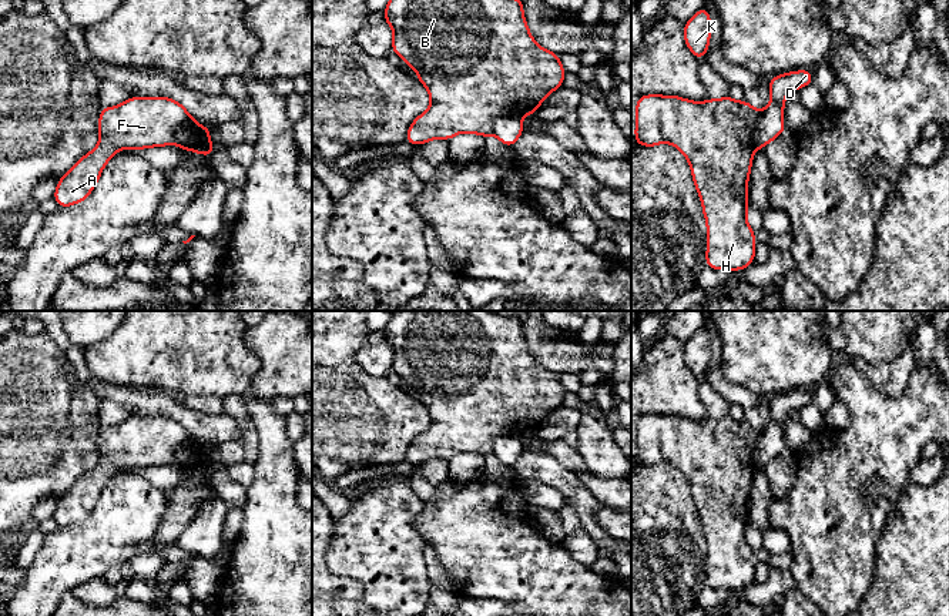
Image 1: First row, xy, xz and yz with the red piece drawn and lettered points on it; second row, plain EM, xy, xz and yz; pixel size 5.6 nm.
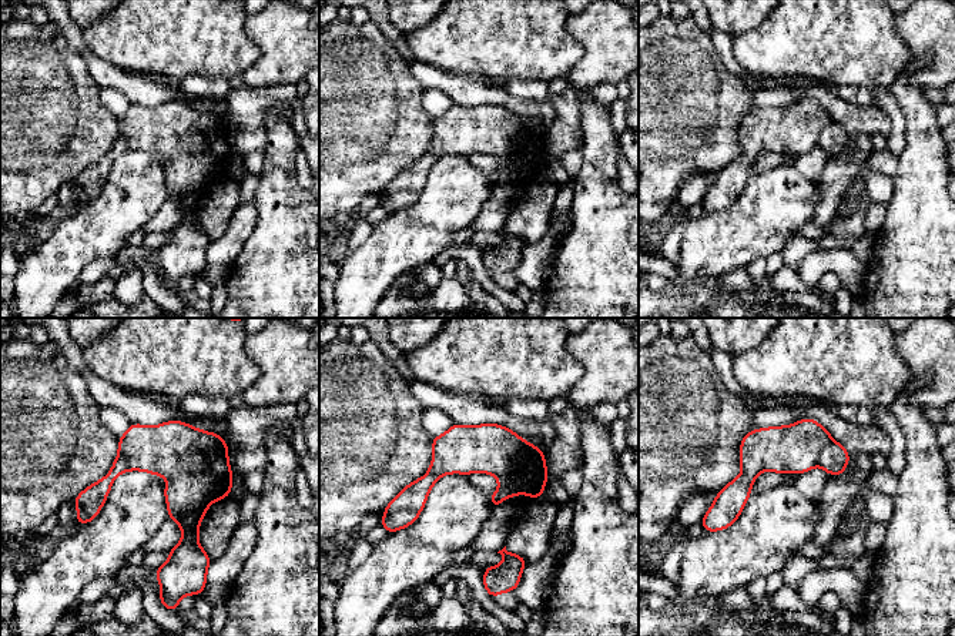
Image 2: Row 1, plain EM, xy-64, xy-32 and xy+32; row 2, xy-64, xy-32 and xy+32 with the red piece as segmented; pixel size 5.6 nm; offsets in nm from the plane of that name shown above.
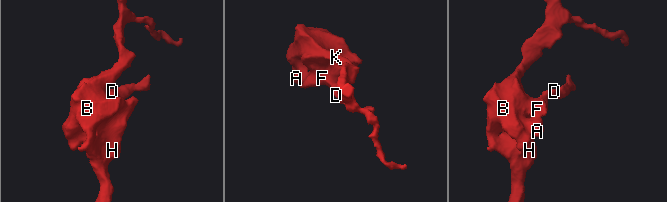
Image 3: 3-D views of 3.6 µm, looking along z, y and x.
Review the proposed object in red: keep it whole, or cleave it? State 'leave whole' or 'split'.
split

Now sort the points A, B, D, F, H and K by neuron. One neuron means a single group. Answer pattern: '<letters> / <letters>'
A B F H K / D

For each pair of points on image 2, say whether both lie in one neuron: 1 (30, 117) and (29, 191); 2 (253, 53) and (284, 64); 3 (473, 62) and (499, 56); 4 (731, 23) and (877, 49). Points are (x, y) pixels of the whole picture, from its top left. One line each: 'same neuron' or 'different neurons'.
1: same neuron
2: different neurons
3: same neuron
4: different neurons

